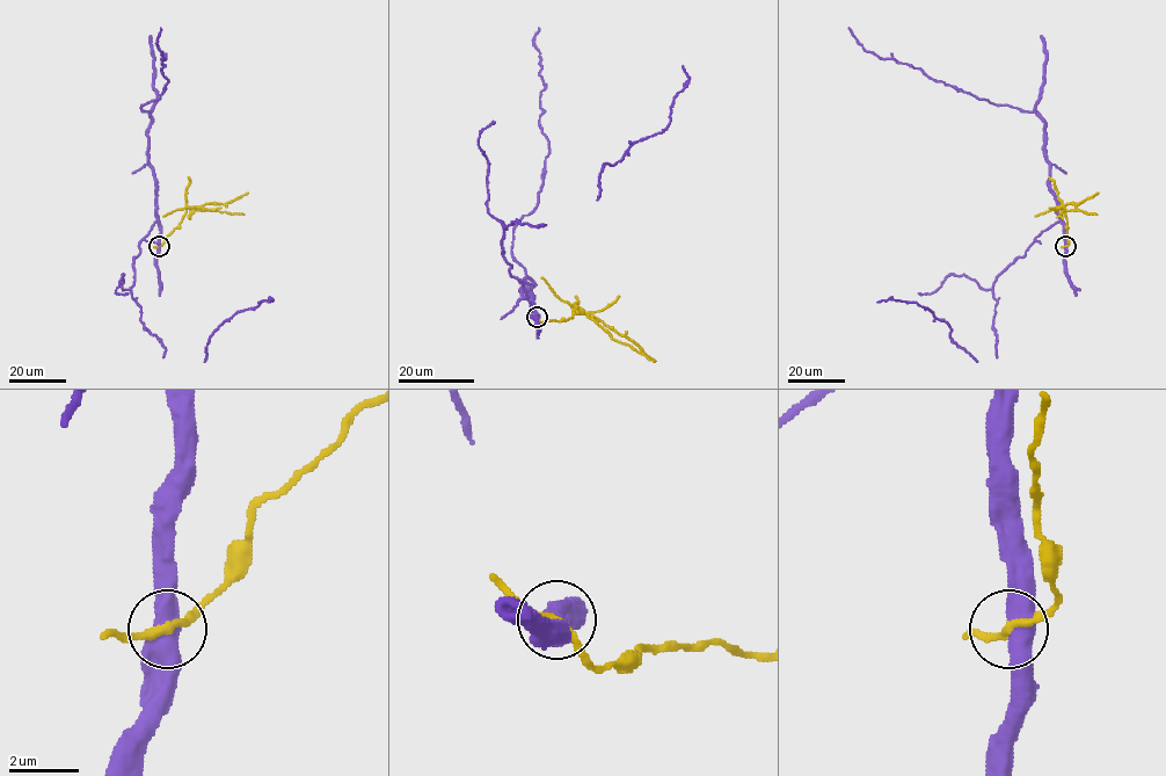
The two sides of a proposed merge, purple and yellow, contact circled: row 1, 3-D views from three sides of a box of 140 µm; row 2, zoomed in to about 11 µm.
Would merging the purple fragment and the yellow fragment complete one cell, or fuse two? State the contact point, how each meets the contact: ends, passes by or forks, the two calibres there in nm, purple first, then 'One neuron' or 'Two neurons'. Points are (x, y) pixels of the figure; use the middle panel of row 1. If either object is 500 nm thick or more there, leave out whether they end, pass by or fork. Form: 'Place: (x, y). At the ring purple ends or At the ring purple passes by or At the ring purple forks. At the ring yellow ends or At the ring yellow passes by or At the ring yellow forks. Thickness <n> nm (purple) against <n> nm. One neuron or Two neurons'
Place: (537, 317). Thickness 550 nm (purple) against 200 nm. Two neurons

